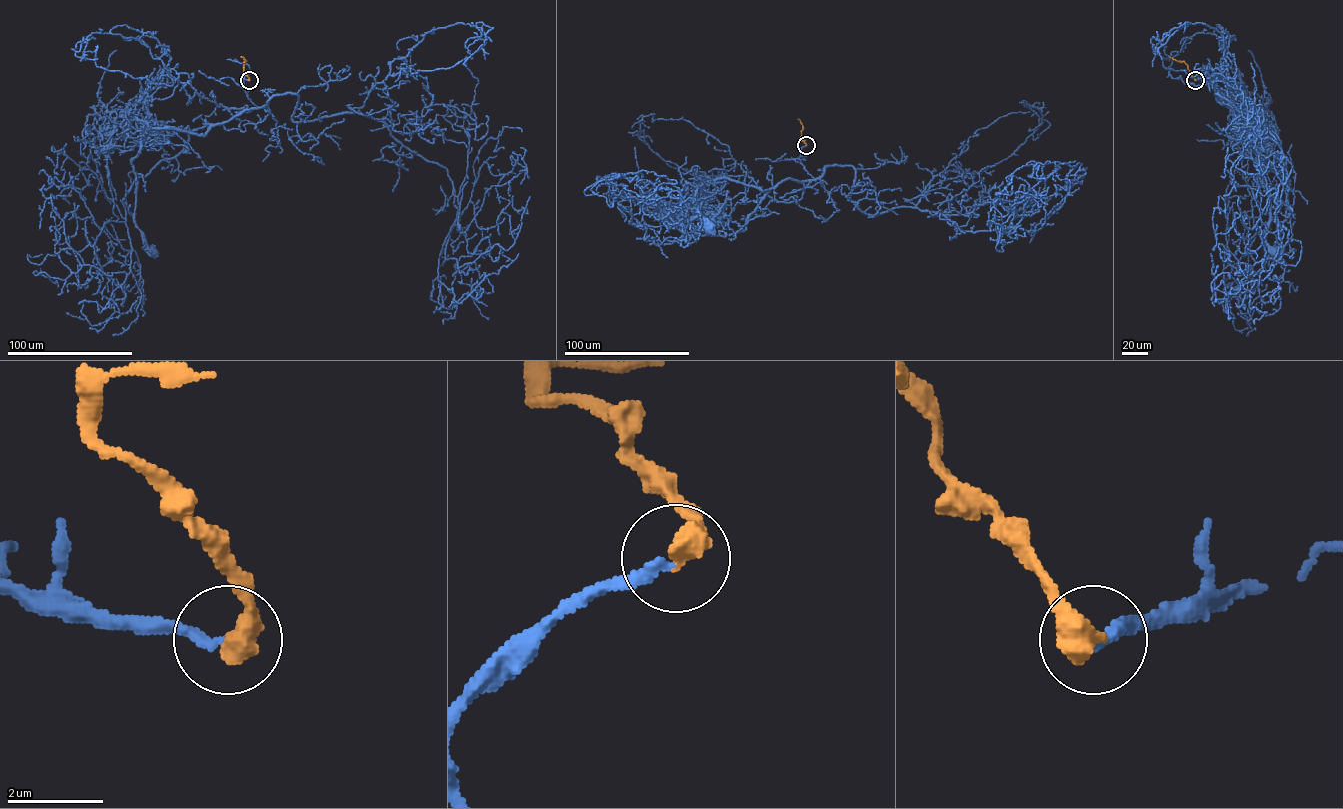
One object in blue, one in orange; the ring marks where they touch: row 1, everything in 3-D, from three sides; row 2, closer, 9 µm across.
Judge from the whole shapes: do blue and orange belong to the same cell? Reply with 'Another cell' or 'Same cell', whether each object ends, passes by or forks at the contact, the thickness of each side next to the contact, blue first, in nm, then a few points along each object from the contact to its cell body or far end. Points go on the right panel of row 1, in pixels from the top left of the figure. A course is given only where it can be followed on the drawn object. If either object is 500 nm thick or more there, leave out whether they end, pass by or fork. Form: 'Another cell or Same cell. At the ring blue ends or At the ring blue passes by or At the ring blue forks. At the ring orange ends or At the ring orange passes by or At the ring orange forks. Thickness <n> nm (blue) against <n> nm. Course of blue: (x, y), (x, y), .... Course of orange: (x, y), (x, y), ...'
Same cell. Thickness 190 nm (blue) against 550 nm. Course of blue: (1195, 80), (1209, 77), (1231, 109), (1240, 135), (1228, 127), (1269, 198), (1265, 239), (1278, 252). Course of orange: (1195, 80), (1183, 61), (1169, 56)

